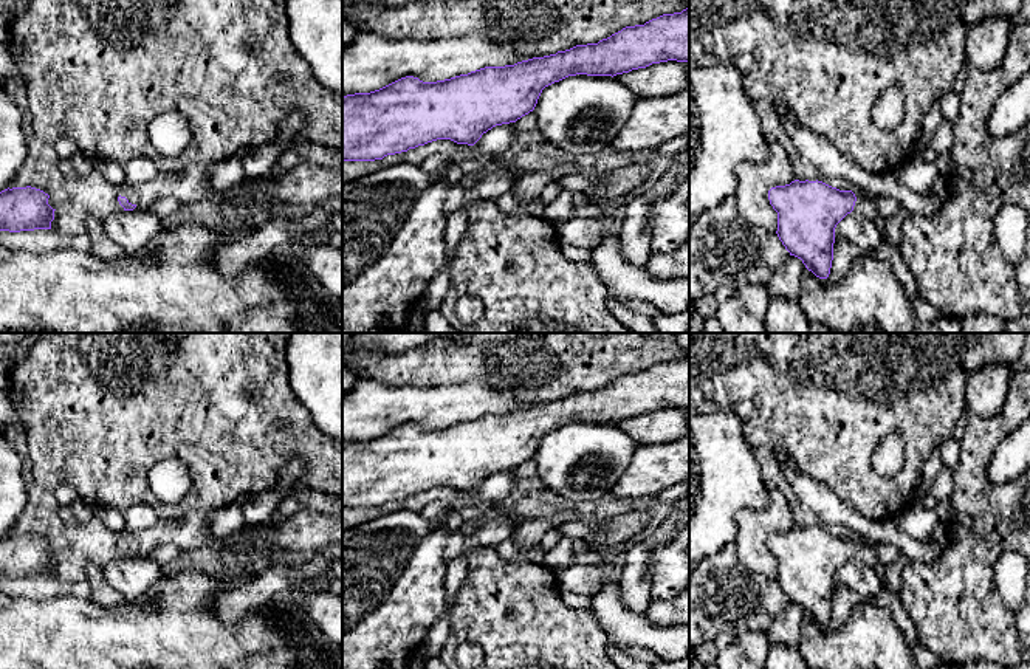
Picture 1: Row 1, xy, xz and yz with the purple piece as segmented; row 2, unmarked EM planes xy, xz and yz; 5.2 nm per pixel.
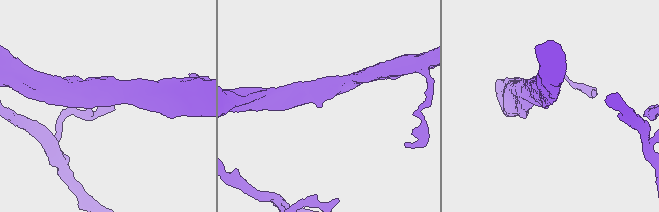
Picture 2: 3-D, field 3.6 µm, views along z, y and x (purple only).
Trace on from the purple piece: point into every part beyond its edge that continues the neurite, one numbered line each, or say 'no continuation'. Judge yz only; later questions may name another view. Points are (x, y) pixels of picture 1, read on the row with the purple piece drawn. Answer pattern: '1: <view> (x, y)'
no continuation

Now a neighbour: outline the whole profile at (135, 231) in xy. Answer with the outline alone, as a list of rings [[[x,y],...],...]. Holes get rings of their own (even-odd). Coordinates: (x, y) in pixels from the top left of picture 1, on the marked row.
[[[150,209],[122,211],[108,215],[104,221],[108,223],[105,226],[108,237],[129,257],[152,257],[158,251],[155,240],[166,231],[163,218]]]

